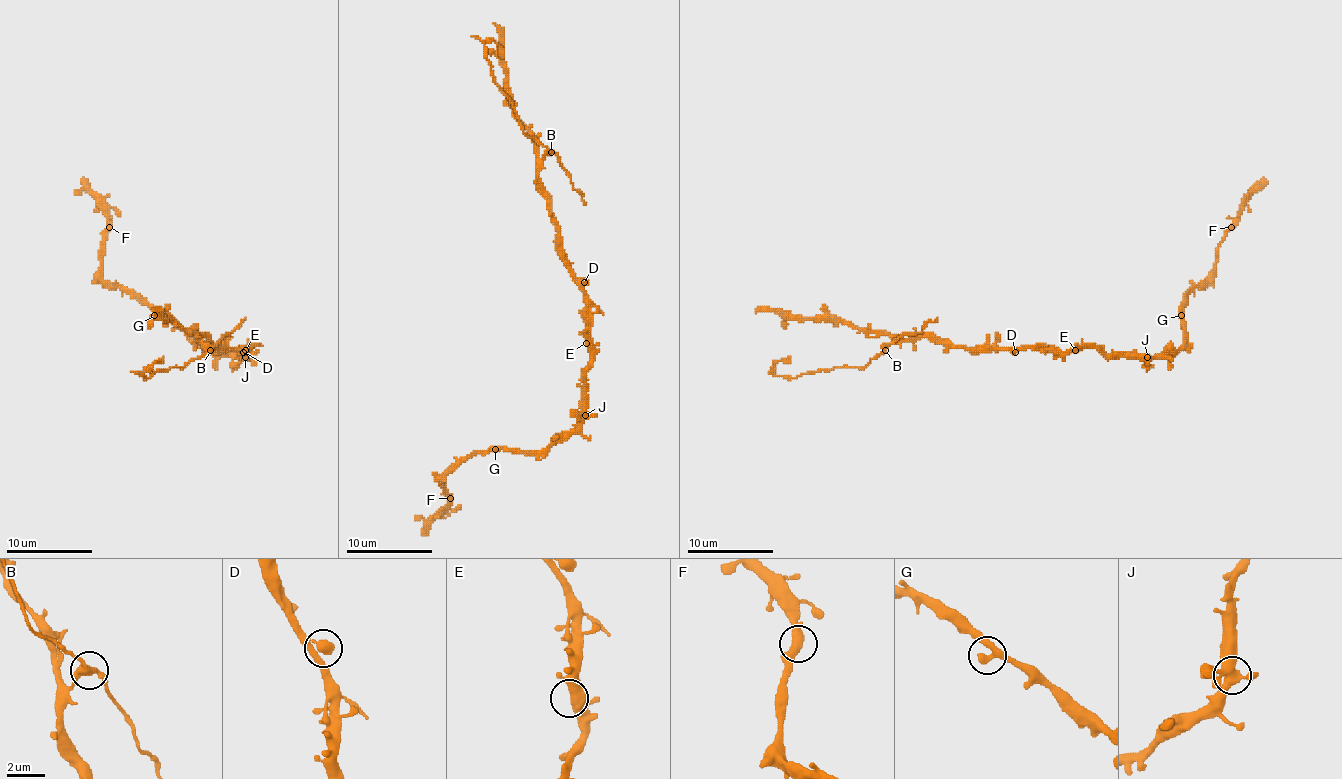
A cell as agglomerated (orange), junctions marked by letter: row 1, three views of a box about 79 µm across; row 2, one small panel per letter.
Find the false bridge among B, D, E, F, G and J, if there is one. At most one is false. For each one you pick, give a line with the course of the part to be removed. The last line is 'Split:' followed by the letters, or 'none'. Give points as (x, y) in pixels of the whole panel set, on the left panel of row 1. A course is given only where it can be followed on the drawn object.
B: (211, 350), (183, 367), (154, 371), (148, 378), (144, 376), (163, 356)
Split: B

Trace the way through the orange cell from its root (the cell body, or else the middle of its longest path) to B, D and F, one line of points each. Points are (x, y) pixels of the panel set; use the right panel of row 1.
B: (1073, 348), (1064, 352), (1030, 348), (954, 348), (943, 341), (911, 337), (896, 339), (885, 350)
D: (1073, 348), (1064, 352), (1019, 348), (1015, 352)
F: (1073, 348), (1099, 348), (1106, 354), (1172, 354), (1183, 343), (1183, 300), (1211, 276), (1216, 248), (1231, 227)

